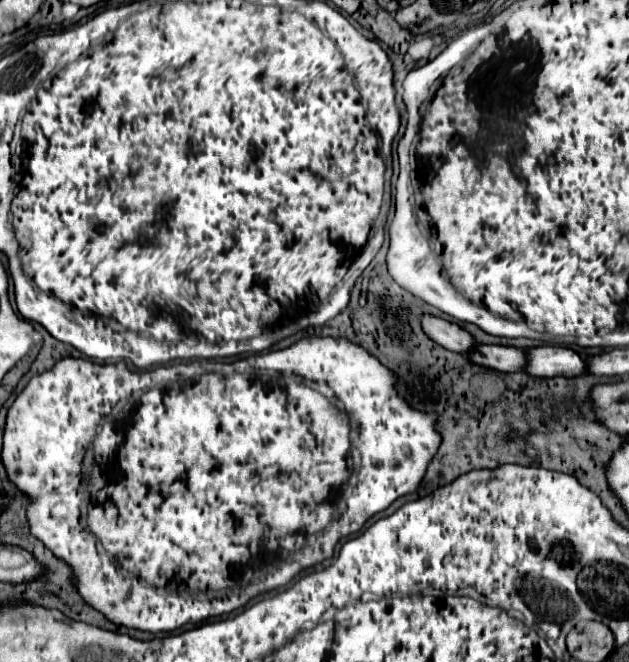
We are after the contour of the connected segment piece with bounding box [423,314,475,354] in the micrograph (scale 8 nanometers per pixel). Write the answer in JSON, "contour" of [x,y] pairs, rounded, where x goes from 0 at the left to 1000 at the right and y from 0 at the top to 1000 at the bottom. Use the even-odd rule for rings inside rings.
{"contour":[[[685,474],[672,477],[672,502],[679,502],[679,508],[685,508],[685,514],[692,514],[692,520],[701,520],[704,526],[711,526],[717,532],[730,532],[730,535],[739,535],[742,526],[749,526],[755,520],[746,502],[739,502],[736,495],[730,495],[720,486],[711,486],[711,483],[685,477]]]}

